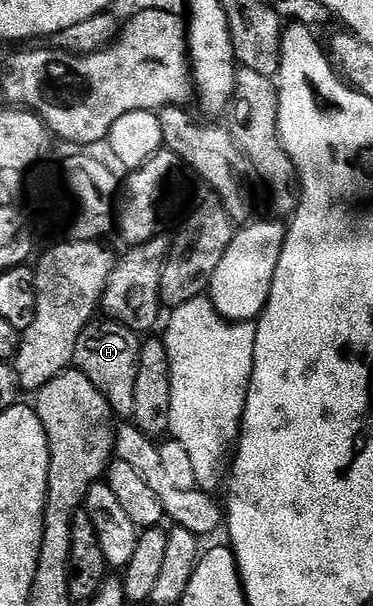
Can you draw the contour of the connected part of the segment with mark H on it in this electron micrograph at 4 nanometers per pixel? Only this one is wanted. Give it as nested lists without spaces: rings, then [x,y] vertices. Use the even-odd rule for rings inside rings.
[[[111,321],[110,326],[98,325],[91,325],[80,336],[76,344],[74,366],[100,388],[103,397],[109,399],[110,406],[119,419],[133,419],[136,408],[136,376],[142,342],[135,331],[121,322]]]

